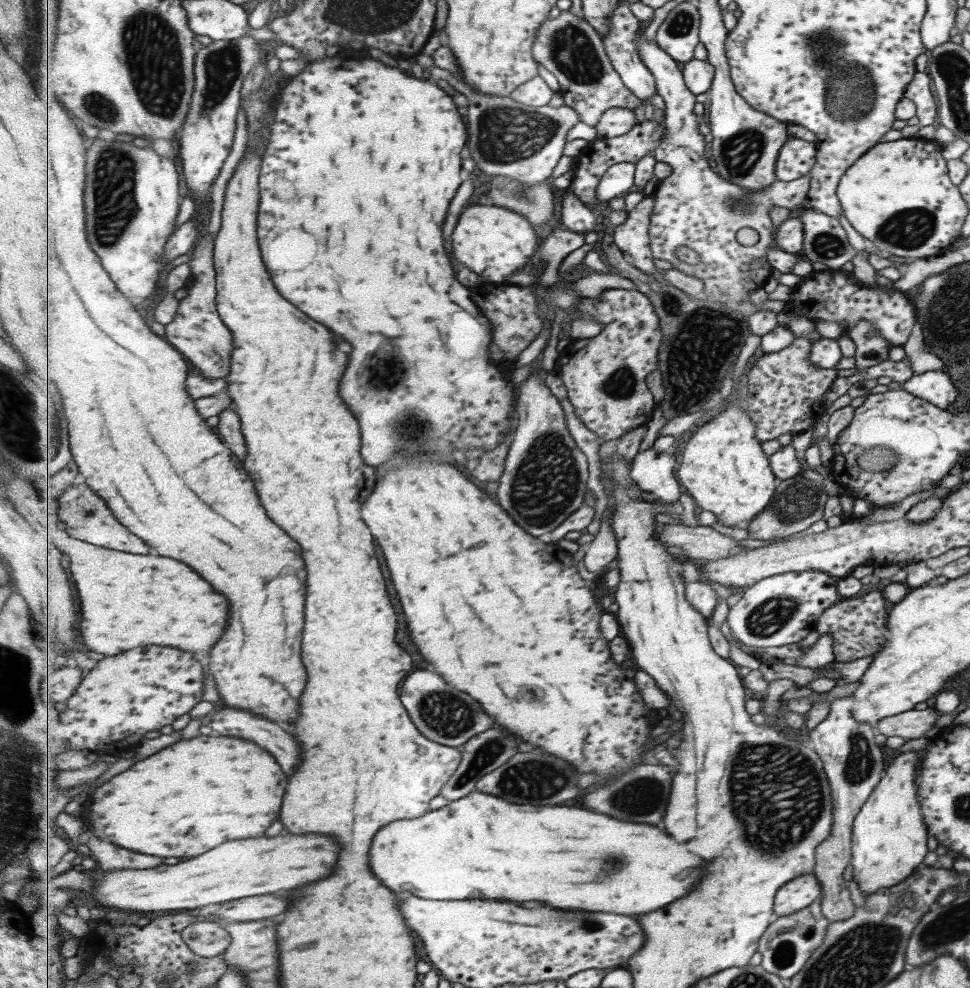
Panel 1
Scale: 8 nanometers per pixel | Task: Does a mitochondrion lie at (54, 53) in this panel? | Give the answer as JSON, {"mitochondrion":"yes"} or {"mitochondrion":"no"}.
{"mitochondrion":"no"}

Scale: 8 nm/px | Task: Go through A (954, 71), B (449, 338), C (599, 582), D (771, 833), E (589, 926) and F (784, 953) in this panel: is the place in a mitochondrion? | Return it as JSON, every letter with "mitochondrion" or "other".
{"A":"mitochondrion","B":"other","C":"other","D":"mitochondrion","E":"mitochondrion","F":"mitochondrion"}

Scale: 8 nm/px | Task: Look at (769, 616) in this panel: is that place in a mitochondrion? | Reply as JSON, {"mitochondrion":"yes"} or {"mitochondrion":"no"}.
{"mitochondrion":"yes"}

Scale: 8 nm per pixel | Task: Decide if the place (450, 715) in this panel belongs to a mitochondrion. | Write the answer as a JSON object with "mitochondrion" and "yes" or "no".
{"mitochondrion":"yes"}

